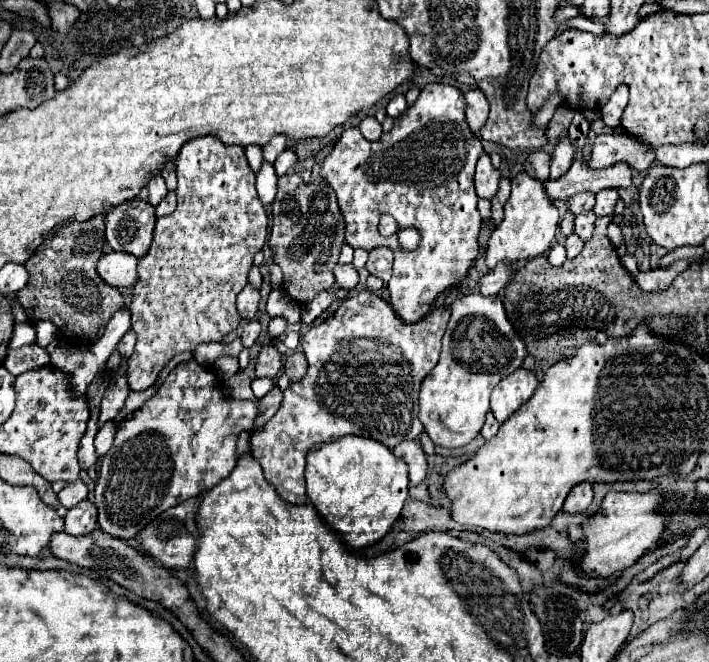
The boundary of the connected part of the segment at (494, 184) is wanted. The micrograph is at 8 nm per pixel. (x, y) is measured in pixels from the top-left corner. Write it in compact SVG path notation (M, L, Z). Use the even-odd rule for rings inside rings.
M484 153L476 165L476 177L474 177L478 197L492 199L498 191L498 181L500 181L500 171L492 167L490 155Z

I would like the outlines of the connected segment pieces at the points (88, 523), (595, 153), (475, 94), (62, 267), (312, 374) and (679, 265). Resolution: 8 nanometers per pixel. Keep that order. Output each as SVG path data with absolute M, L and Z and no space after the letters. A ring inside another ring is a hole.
M88 499L78 503L76 507L68 509L64 517L64 531L68 535L88 535L94 529L98 529L98 519L96 519L96 507Z
M614 131L608 135L596 137L588 165L592 169L604 169L616 163L626 163L638 173L648 173L654 161L656 161L656 153L652 149L632 141L626 133Z
M480 89L466 91L466 123L472 133L478 133L488 117L488 101Z
M96 215L84 223L72 221L62 225L56 235L44 241L26 263L30 281L18 293L18 303L32 321L52 321L58 331L64 333L58 335L58 339L66 345L94 345L104 335L110 317L124 305L122 293L96 275L96 263L102 257L102 245L104 215ZM84 239L90 239L92 245L84 243Z
M360 291L354 297L344 299L340 307L320 325L310 327L310 331L302 337L304 355L308 359L306 375L300 381L290 383L290 387L284 391L284 399L276 415L264 425L260 433L252 433L250 437L252 457L262 465L264 477L274 485L274 489L286 503L308 503L304 489L306 453L318 443L334 441L346 435L362 435L394 449L396 443L402 443L406 439L418 439L418 435L424 431L418 419L418 391L428 371L432 371L438 363L442 345L440 341L446 331L448 319L450 309L436 307L422 321L408 325L380 295Z
M676 261L668 265L666 269L644 271L644 273L638 273L636 283L642 291L666 291L672 285L674 277L680 275L686 267L688 267L688 261Z

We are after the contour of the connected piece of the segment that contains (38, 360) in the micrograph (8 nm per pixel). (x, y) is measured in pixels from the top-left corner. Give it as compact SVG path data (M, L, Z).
M36 343L8 351L8 357L4 361L4 367L12 375L20 375L24 371L32 371L36 367L48 367L48 365L50 365L48 351Z

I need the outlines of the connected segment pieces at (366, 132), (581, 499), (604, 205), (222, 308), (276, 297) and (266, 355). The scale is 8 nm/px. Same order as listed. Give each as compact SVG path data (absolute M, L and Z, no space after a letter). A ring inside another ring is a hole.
M366 117L358 129L362 131L362 135L368 139L368 141L378 141L380 135L382 135L382 125L376 121L376 117Z
M584 481L584 483L578 483L576 487L572 487L572 491L568 493L566 501L564 501L564 511L568 513L584 513L588 511L592 503L592 483Z
M604 189L604 191L596 193L596 205L592 211L596 215L610 215L610 213L614 213L616 201L618 201L618 191L616 189Z
M212 135L196 137L180 149L176 175L178 207L172 215L158 217L152 245L146 257L138 263L138 281L130 303L132 329L136 331L138 341L134 353L128 357L126 369L126 379L132 391L148 389L174 355L192 351L200 343L222 341L226 333L238 327L240 315L236 309L236 297L246 287L252 259L256 251L264 247L268 235L268 215L256 195L256 175L248 167L244 147L224 145Z
M273 289L266 303L266 312L270 317L284 317L290 323L300 321L300 305L292 300L282 289Z
M264 345L256 359L256 377L276 377L282 369L282 355L276 347Z

